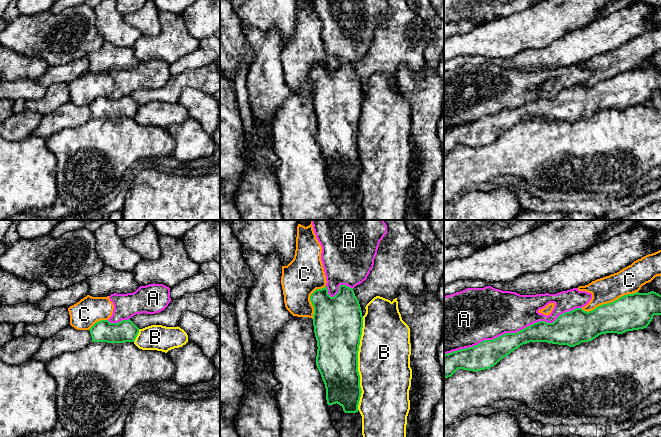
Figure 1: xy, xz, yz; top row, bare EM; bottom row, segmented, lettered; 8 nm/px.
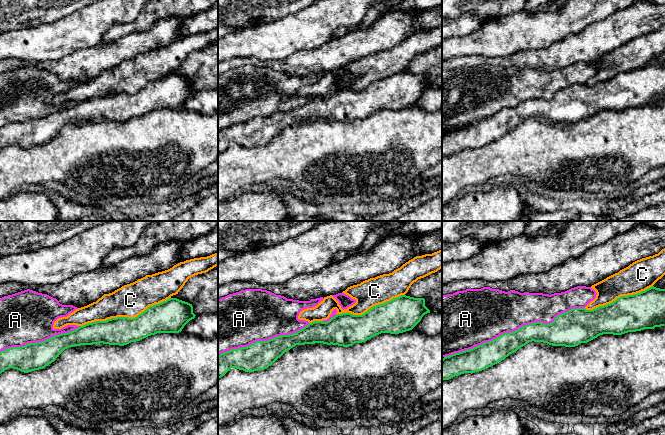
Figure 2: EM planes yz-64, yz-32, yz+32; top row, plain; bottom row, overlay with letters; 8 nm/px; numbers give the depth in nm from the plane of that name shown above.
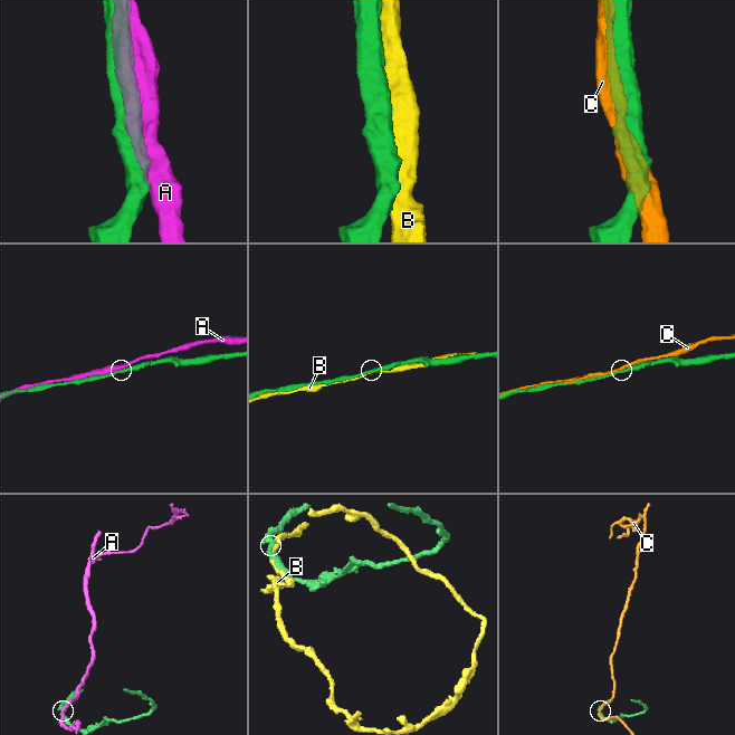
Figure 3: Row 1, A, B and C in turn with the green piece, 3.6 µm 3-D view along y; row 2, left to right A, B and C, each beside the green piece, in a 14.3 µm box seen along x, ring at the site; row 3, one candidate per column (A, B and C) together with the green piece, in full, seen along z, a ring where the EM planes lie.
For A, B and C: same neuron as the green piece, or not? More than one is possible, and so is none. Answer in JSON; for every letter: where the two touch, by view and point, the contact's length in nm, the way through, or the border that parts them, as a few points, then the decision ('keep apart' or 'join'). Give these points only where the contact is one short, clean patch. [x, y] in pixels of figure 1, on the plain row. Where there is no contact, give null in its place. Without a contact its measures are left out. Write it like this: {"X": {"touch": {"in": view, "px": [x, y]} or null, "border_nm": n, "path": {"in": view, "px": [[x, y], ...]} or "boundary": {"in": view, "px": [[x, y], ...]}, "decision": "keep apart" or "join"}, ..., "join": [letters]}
{"A": {"touch": {"in": "yz", "px": [512, 109]}, "border_nm": 1150, "decision": "keep apart"}, "B": {"touch": {"in": "xz", "px": [357, 139]}, "border_nm": 750, "decision": "keep apart"}, "C": {"touch": {"in": "yz", "px": [609, 79]}, "border_nm": 480, "decision": "keep apart"}, "join": []}

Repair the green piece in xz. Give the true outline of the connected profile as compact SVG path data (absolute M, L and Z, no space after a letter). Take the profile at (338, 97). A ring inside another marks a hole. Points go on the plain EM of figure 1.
M327 62L316 65L310 72L314 83L313 102L317 116L316 142L326 164L328 181L339 180L345 189L358 188L361 173L358 148L358 127L363 104L361 83L353 64L339 62L339 68L331 73Z

